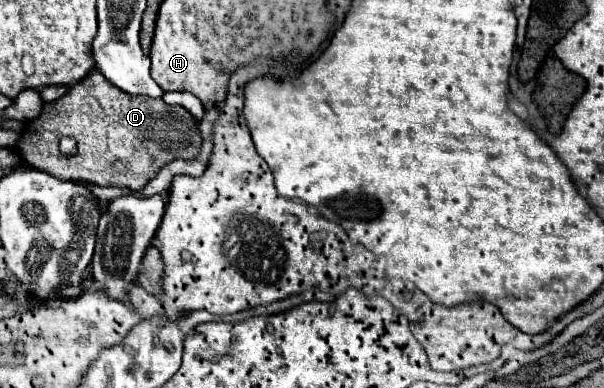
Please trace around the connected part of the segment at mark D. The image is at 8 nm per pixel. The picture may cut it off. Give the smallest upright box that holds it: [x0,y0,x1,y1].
[19,70,203,192]

